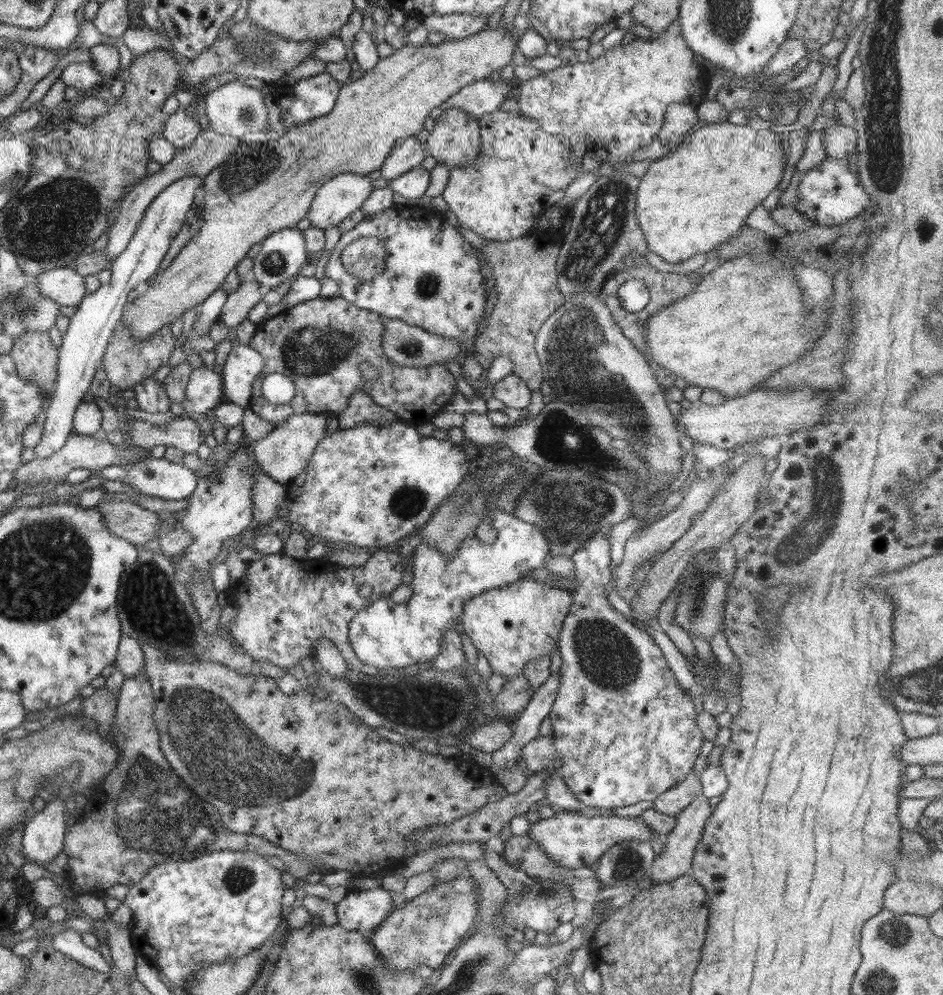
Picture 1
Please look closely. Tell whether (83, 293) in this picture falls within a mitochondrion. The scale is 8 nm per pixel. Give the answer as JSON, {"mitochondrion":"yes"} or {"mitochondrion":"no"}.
{"mitochondrion":"no"}

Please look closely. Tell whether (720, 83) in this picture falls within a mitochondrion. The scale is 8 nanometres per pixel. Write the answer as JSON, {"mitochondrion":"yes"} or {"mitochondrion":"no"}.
{"mitochondrion":"no"}

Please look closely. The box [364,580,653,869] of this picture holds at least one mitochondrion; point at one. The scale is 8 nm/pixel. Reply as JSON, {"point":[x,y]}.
{"point":[608,657]}

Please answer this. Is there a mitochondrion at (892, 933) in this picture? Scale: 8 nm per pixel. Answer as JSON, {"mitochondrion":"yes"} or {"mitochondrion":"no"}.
{"mitochondrion":"yes"}

